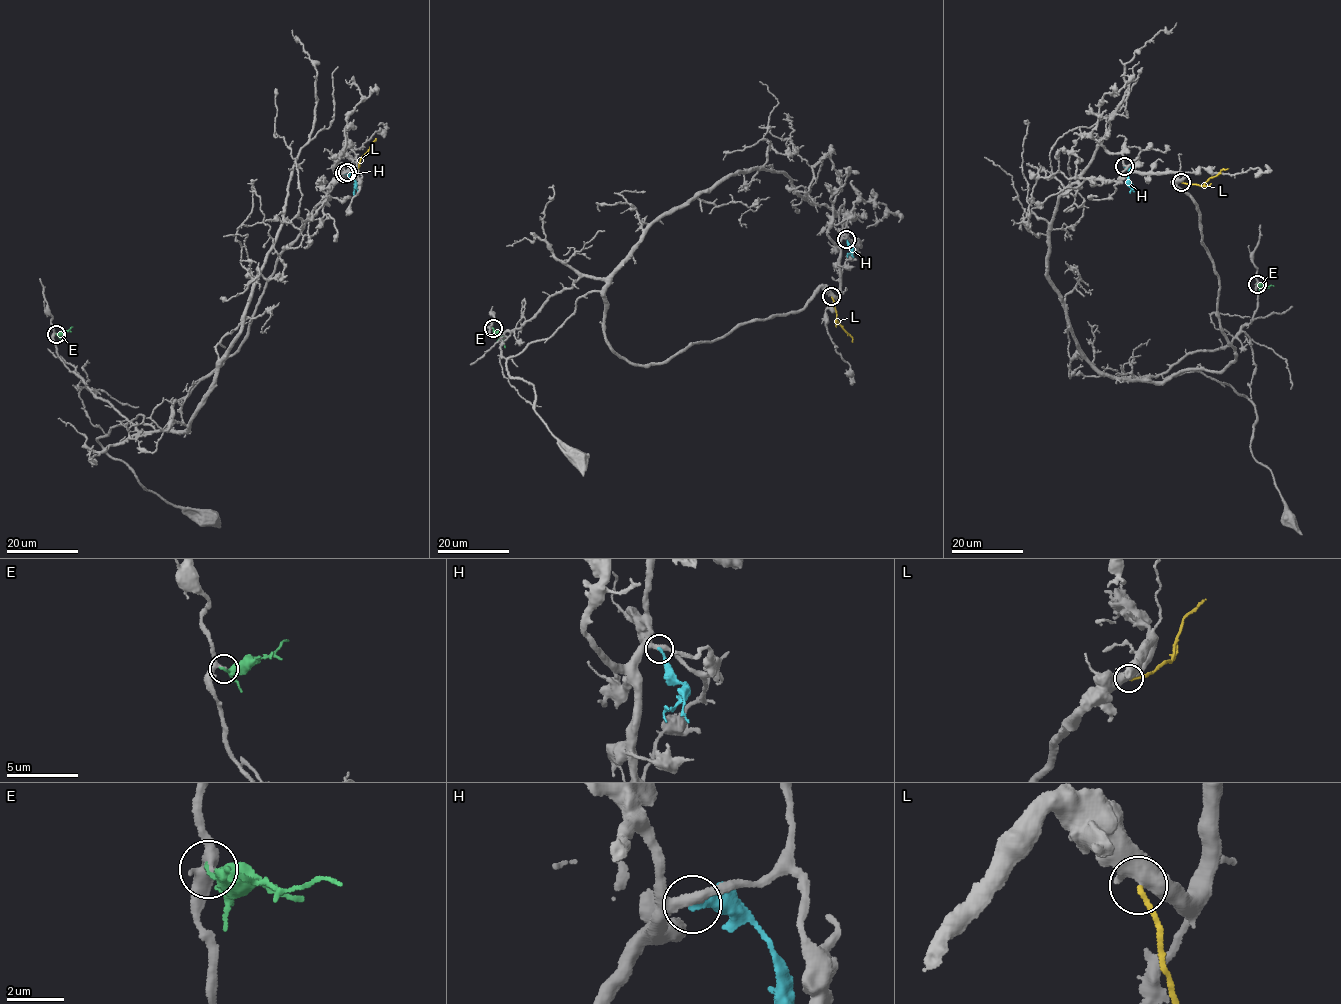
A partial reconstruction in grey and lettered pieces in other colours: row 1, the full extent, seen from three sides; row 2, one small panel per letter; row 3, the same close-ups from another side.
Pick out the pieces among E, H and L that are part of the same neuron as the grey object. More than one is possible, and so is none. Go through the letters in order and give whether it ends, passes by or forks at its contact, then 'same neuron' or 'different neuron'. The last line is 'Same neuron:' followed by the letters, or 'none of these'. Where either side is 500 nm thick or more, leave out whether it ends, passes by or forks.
E: it ends | different neuron
H: it ends | different neuron
L: it ends | different neuron
Same neuron: none of these

